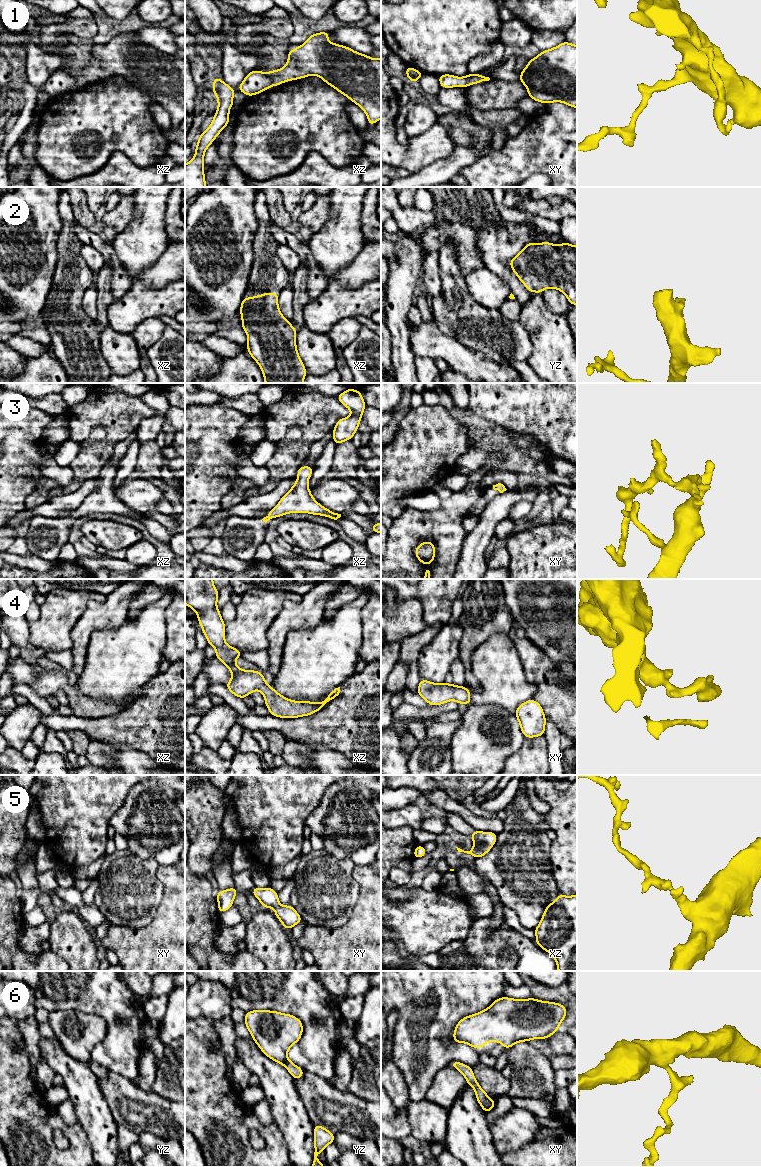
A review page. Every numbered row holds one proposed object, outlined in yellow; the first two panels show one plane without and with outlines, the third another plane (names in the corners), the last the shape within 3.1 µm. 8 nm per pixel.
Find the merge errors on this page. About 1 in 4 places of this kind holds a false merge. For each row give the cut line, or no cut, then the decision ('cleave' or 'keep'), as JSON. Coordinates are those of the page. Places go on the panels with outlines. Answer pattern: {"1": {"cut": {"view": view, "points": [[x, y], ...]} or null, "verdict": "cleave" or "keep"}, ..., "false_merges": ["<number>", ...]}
{"1": {"cut": null, "verdict": "keep"}, "2": {"cut": null, "verdict": "keep"}, "3": {"cut": null, "verdict": "keep"}, "4": {"cut": null, "verdict": "keep"}, "5": {"cut": null, "verdict": "keep"}, "6": {"cut": null, "verdict": "keep"}, "false_merges": []}

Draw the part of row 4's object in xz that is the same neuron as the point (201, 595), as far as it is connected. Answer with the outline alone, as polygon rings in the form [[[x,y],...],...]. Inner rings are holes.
[[[185,579],[185,604],[196,612],[208,645],[216,649],[215,657],[232,673],[232,679],[225,686],[233,695],[244,699],[253,691],[259,690],[265,697],[265,705],[270,714],[280,718],[299,718],[314,714],[339,695],[340,687],[332,690],[319,703],[293,701],[268,685],[261,672],[240,669],[234,661],[241,657],[242,652],[225,642],[225,622],[217,609],[218,596],[213,579]]]

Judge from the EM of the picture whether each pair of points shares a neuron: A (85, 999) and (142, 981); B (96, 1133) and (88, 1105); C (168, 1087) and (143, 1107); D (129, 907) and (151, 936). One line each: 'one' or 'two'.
A: two
B: one
C: two
D: two

